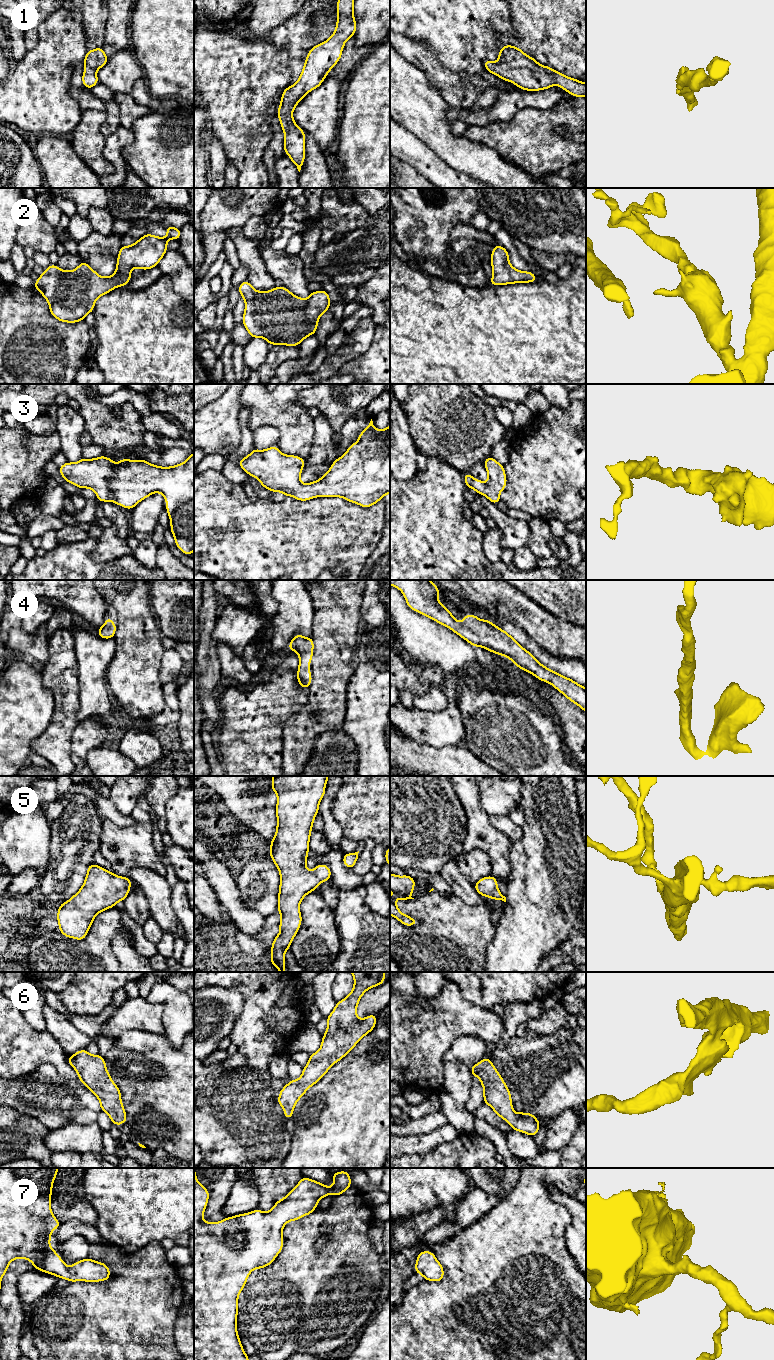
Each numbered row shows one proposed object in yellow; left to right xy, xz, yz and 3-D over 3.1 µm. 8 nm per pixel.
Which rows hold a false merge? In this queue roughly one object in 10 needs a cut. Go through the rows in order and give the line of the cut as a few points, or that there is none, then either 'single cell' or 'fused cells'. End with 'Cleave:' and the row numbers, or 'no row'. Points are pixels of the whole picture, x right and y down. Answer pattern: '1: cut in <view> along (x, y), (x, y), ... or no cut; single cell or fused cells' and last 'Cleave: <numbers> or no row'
1: no cut; single cell
2: no cut; single cell
3: no cut; single cell
4: no cut; single cell
5: no cut; single cell
6: no cut; single cell
7: no cut; single cell
Cleave: no row

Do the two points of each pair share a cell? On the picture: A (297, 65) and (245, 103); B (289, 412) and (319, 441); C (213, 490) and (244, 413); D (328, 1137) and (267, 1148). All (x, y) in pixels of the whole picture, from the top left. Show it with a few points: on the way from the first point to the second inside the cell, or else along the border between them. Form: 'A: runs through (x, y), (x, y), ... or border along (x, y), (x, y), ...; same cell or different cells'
A: border along (280, 48), (289, 59), (288, 85); different cells
B: border along (314, 418), (313, 442), (311, 450), (306, 457); different cells
C: border along (220, 471), (229, 480), (241, 484); different cells
D: border along (292, 1135), (290, 1149), (285, 1157); different cells

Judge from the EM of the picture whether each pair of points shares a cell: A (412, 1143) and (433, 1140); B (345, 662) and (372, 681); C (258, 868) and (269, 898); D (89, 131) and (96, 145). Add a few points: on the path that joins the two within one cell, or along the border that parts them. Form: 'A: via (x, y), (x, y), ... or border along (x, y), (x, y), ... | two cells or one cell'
A: via (417, 1143), (428, 1142) | one cell
B: border along (357, 646), (355, 671), (346, 691) | two cells
C: via (262, 875), (265, 879), (265, 890) | one cell
D: via (89, 134), (89, 138), (93, 142) | one cell

